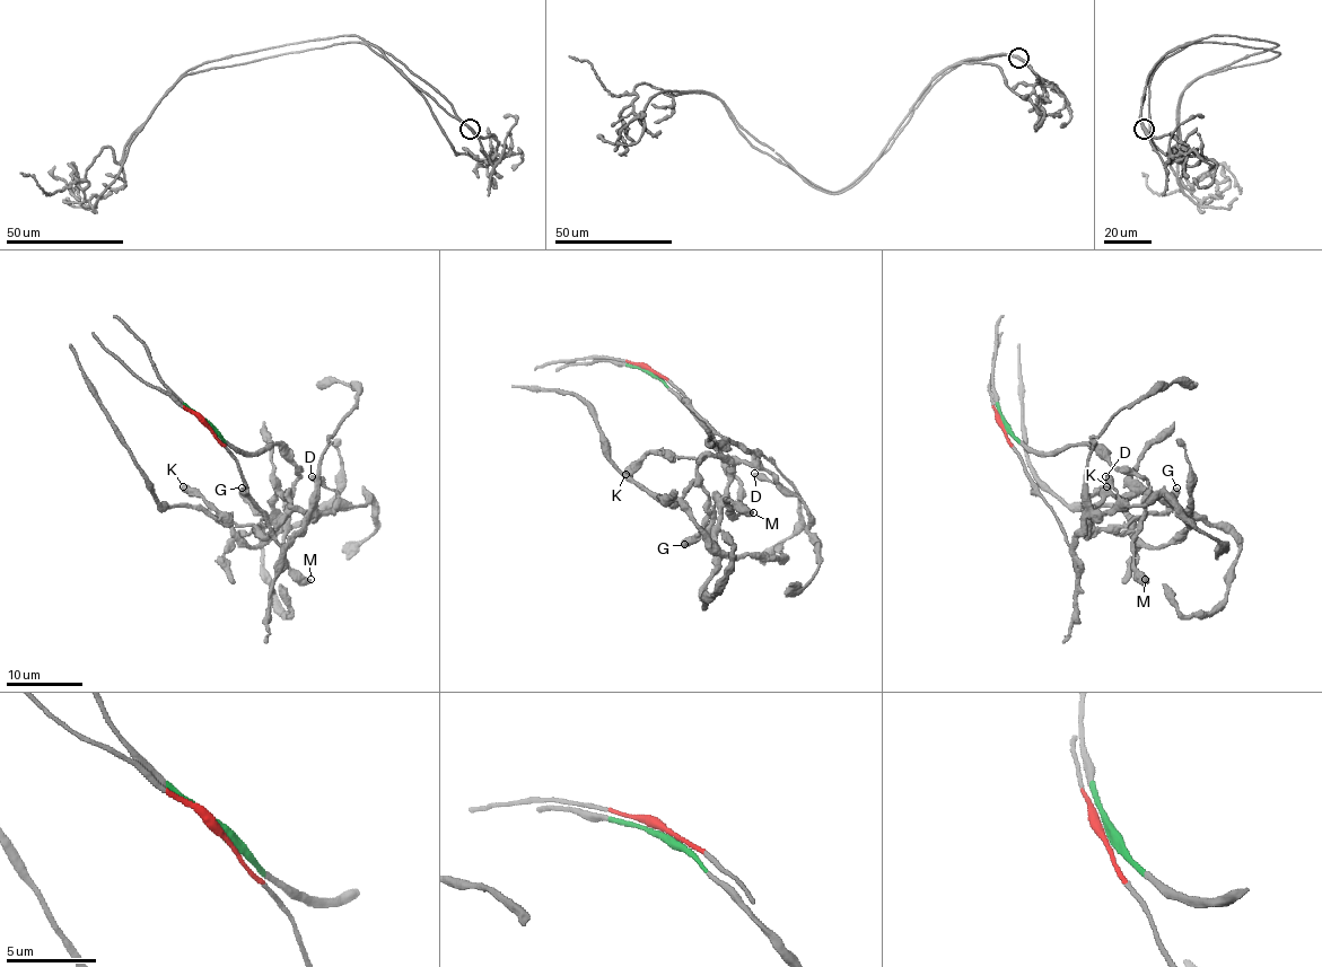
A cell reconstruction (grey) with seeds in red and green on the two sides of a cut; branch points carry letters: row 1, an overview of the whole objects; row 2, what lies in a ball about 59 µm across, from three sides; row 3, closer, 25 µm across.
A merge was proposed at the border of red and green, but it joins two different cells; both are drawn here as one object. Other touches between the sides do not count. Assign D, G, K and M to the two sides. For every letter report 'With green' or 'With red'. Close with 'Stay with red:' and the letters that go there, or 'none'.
D: With red
G: With red
K: With red
M: With green
Stay with red: D, G, K

